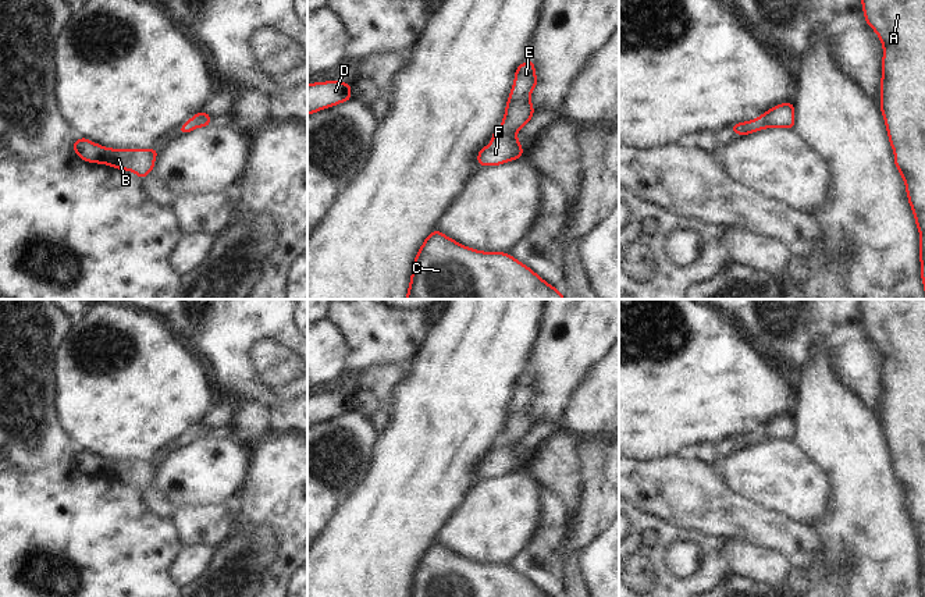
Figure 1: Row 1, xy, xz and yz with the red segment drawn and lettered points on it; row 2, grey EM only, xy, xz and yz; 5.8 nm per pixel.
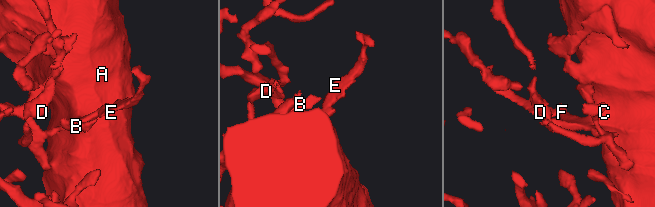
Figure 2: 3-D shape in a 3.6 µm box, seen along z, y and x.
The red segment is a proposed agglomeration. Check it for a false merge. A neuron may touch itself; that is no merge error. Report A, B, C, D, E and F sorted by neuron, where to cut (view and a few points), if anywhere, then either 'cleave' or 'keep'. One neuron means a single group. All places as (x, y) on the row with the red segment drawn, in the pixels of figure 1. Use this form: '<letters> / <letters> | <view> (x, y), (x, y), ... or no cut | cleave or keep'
A B C D E F | no cut | keep

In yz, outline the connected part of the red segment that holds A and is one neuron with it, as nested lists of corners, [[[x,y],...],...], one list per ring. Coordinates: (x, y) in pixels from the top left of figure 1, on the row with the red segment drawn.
[[[861,0],[861,3],[867,24],[883,45],[880,111],[894,150],[894,164],[906,182],[908,202],[921,234],[921,277],[925,287],[925,0]]]

